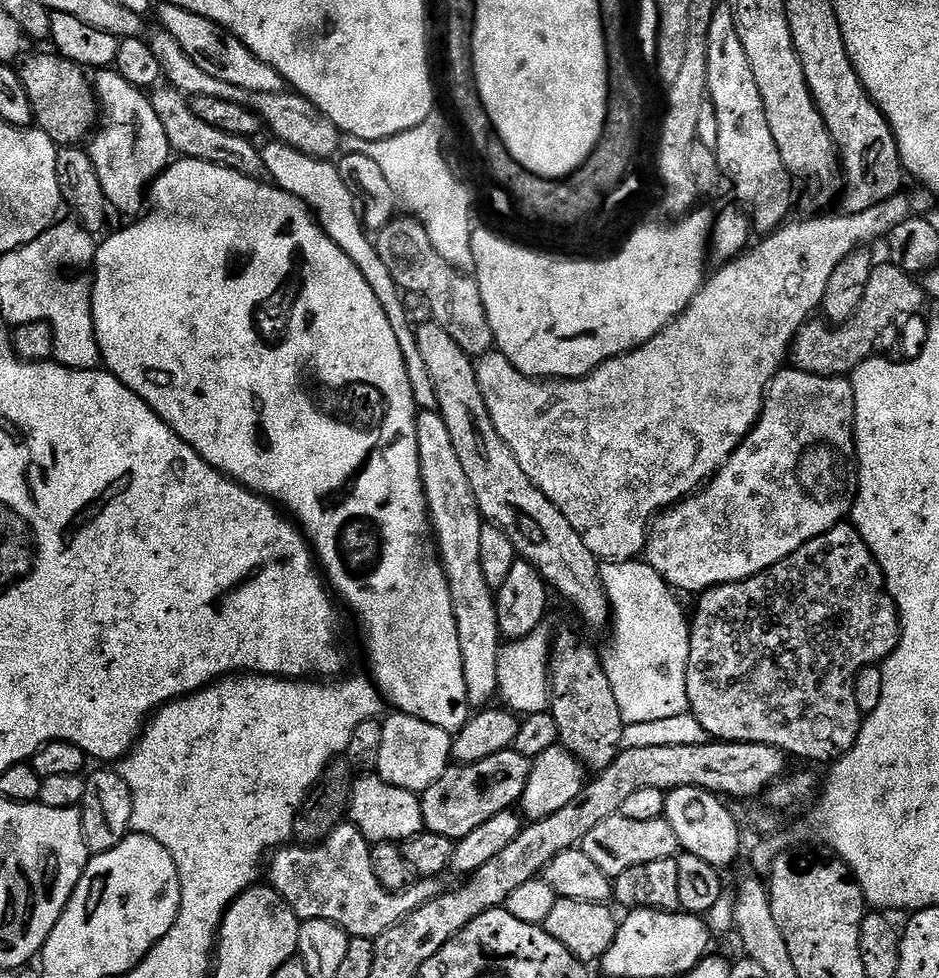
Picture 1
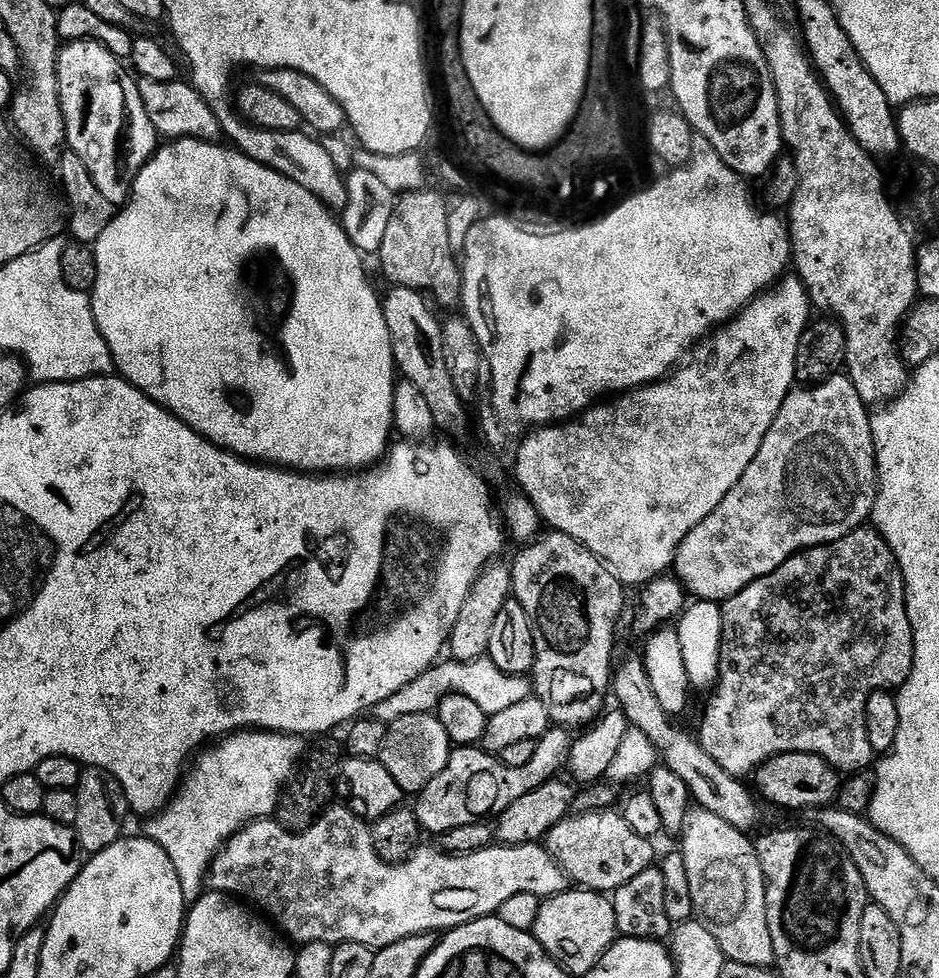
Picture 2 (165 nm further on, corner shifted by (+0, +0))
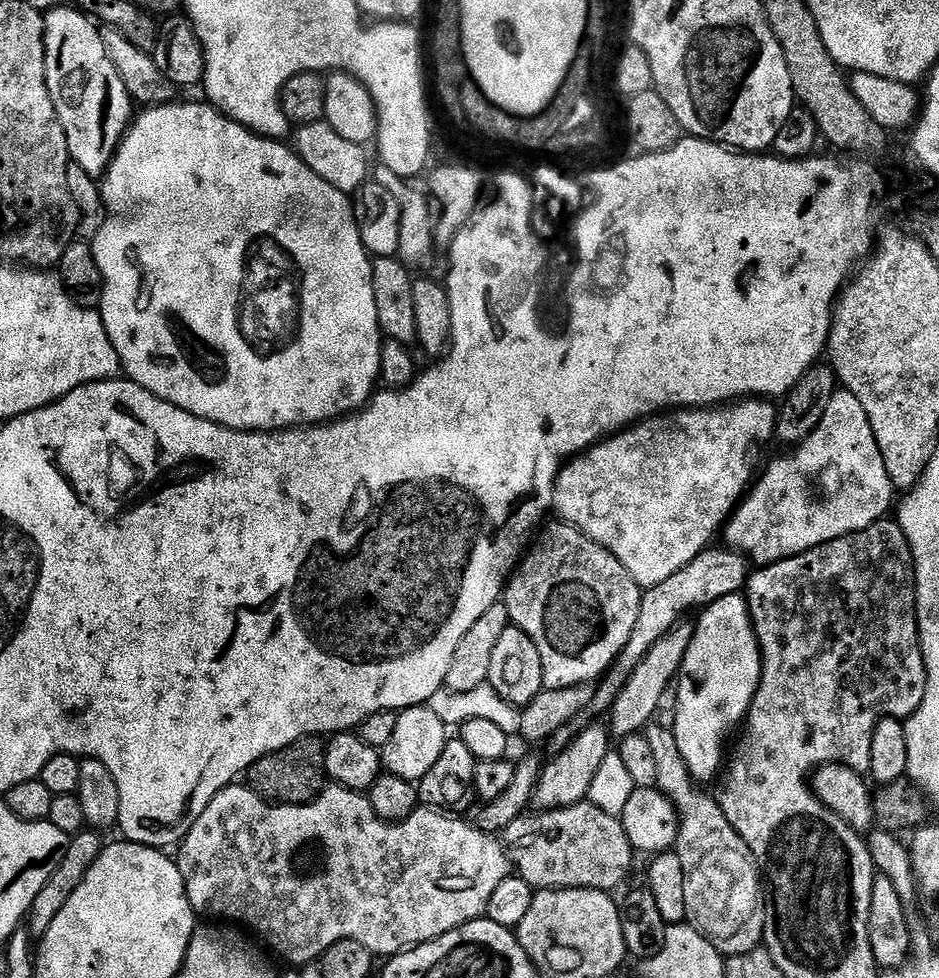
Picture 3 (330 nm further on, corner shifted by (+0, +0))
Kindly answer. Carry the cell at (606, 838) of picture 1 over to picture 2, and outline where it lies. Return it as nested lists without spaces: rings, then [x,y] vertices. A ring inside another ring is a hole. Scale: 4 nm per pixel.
[[[616,810],[569,814],[546,837],[549,854],[562,866],[569,881],[581,889],[601,894],[617,892],[630,878],[653,867],[657,856],[652,844],[649,837],[637,834]]]

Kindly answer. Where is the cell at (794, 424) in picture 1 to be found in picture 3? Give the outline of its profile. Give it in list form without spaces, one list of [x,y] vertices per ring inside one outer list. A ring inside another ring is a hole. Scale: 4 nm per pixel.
[[[836,391],[814,434],[789,452],[792,452],[789,456],[770,461],[768,469],[760,477],[755,477],[722,529],[723,543],[756,566],[777,564],[780,560],[797,556],[831,540],[866,530],[866,526],[876,524],[889,515],[888,507],[894,495],[890,474],[886,474],[886,462],[882,462],[878,442],[874,442],[870,418],[866,418],[866,410],[862,410],[862,402],[858,402],[854,394]]]

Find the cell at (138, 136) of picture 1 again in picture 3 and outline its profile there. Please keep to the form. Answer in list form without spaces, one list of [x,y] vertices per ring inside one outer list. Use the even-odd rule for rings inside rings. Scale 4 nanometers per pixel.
[[[79,7],[49,8],[44,12],[44,41],[46,42],[46,86],[50,90],[50,98],[54,98],[54,106],[58,110],[58,118],[62,122],[62,130],[66,130],[66,142],[71,163],[82,166],[86,174],[100,178],[107,173],[116,156],[125,132],[133,119],[134,101],[126,90],[126,82],[118,78],[118,70],[114,70],[114,62],[110,62],[110,54],[104,49],[104,35],[93,17],[85,14]]]

